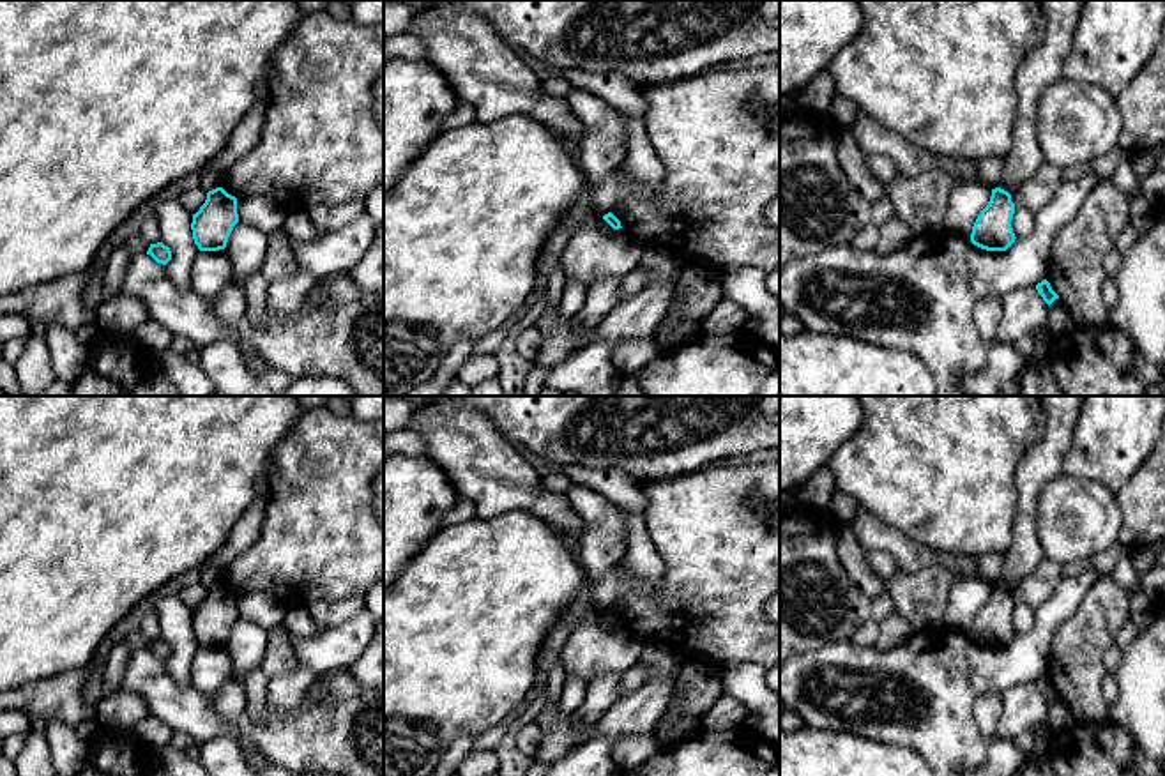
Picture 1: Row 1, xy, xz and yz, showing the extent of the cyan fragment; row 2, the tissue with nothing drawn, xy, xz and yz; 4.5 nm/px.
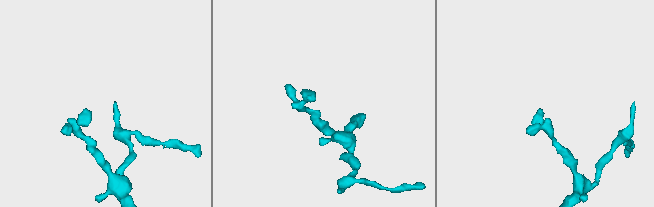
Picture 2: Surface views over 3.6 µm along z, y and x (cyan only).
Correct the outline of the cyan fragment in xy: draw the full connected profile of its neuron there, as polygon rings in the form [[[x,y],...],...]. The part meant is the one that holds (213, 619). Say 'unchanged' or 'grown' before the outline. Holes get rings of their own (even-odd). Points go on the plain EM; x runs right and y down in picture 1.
unchanged | [[[223,583],[207,589],[205,599],[193,610],[193,635],[200,647],[226,643],[233,622],[239,619],[237,594]]]

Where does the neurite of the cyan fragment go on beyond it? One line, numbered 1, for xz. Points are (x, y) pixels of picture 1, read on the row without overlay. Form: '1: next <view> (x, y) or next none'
1: next none

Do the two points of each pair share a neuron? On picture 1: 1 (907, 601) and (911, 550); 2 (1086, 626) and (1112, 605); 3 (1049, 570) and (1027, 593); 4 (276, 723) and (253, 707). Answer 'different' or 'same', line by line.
1: different
2: same
3: same
4: different

